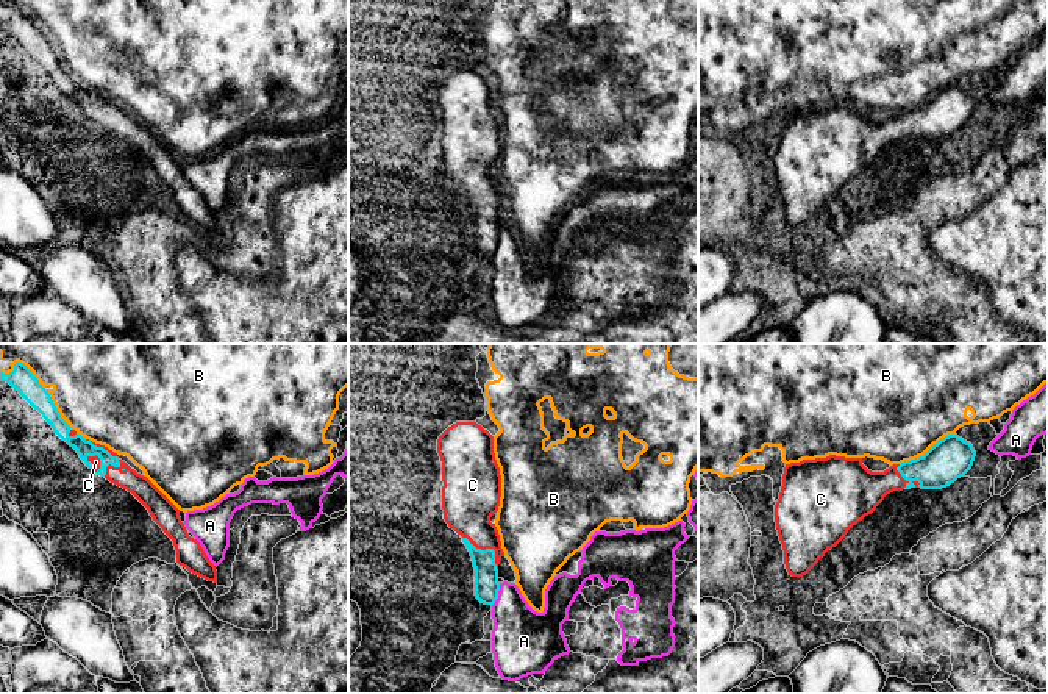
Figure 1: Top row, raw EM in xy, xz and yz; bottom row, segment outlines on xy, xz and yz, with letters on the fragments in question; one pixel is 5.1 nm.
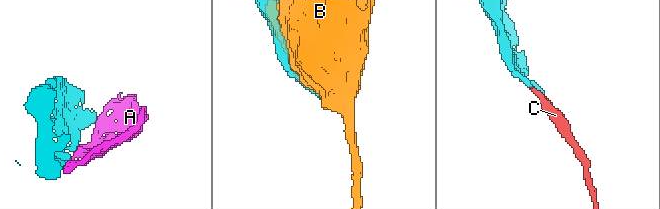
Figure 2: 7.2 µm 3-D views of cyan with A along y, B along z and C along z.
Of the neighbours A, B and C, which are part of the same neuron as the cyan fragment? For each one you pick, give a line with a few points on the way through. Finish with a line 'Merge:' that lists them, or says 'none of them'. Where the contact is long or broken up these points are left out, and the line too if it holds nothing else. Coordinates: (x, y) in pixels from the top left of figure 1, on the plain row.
Merge: C

